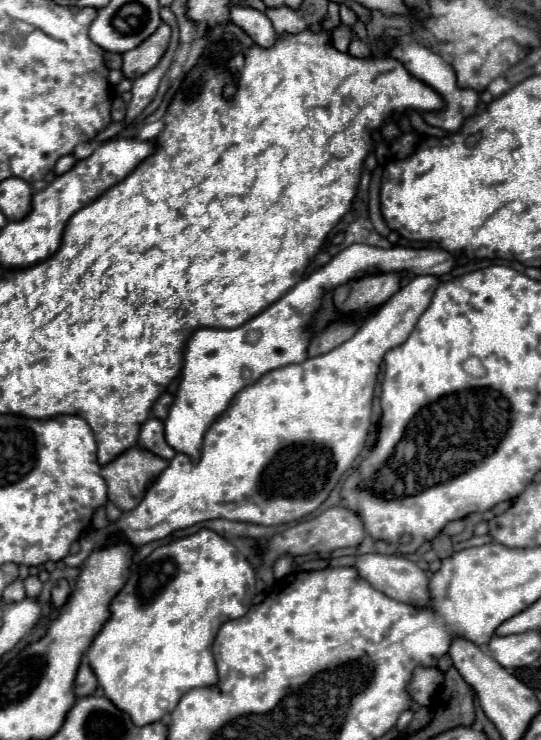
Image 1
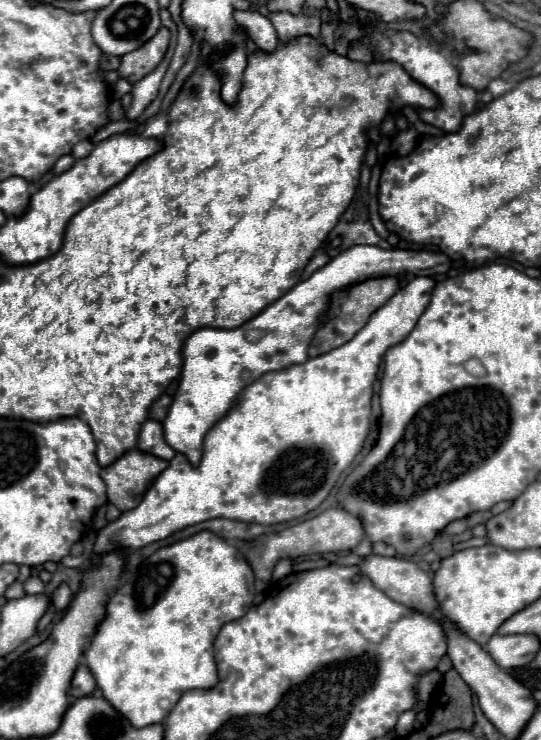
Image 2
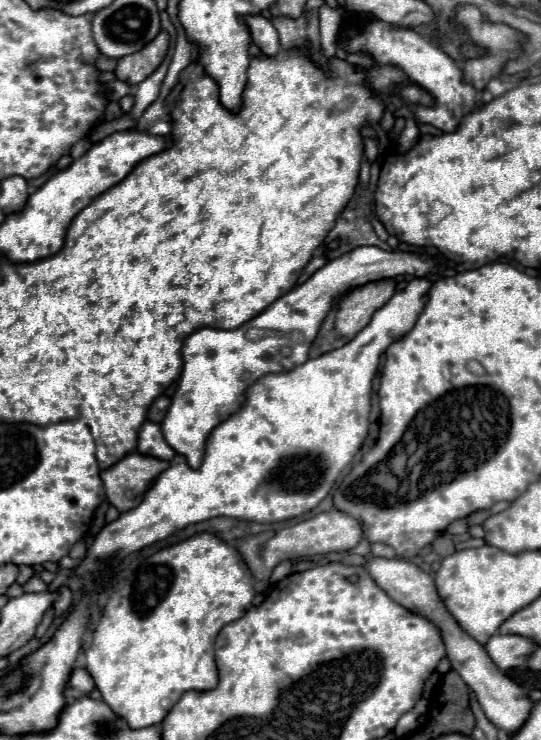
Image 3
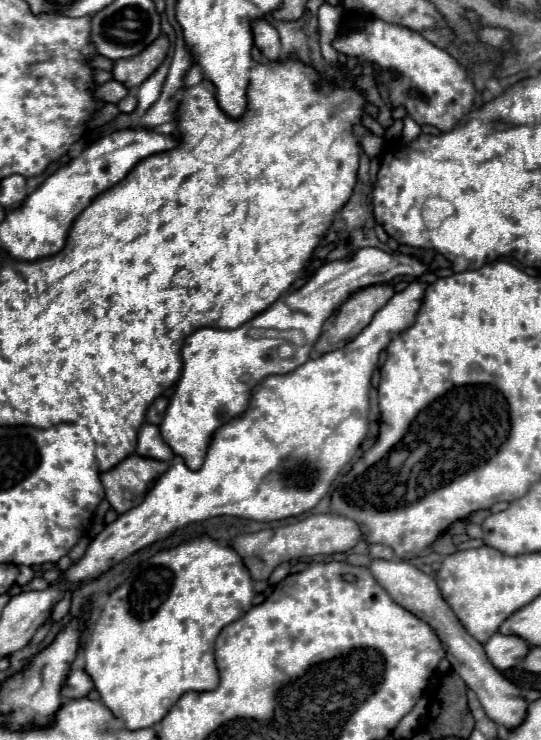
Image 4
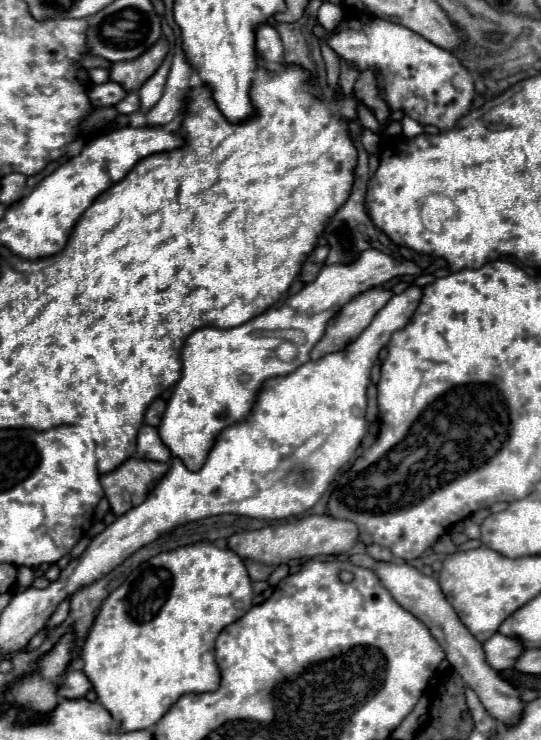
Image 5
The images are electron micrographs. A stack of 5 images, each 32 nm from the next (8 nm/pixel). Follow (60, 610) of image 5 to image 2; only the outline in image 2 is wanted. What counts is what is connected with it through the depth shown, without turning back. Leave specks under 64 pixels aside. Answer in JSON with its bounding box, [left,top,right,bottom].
[52,584,72,610]

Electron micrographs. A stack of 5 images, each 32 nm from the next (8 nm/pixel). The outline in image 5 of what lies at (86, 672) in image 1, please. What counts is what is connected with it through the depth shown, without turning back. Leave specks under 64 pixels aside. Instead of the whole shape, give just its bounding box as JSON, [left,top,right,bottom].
[58,670,92,698]

